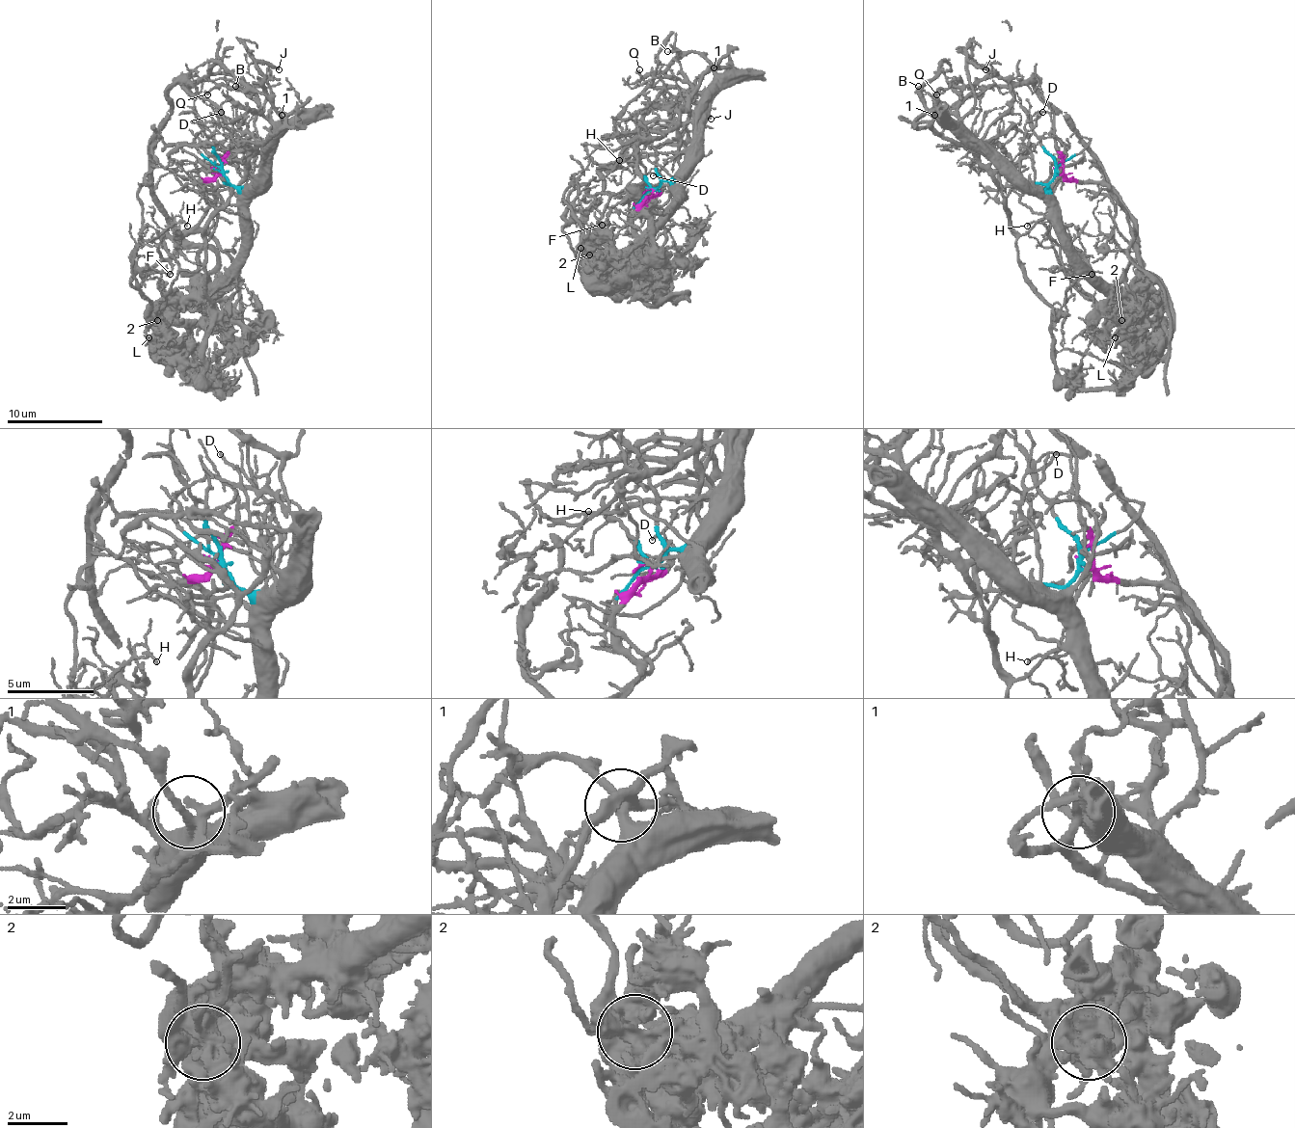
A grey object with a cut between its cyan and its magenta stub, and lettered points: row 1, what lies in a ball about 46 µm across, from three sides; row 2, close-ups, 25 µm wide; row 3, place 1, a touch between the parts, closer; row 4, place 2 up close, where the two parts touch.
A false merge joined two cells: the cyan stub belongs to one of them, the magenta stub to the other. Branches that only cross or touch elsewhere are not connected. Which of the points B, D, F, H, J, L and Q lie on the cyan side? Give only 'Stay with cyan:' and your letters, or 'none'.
Stay with cyan: B, D, J, L, Q

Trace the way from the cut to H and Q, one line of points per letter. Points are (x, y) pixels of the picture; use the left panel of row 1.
H: (218, 171), (202, 180), (213, 190), (213, 204), (137, 287), (132, 282), (132, 252), (175, 224), (187, 226)
Q: (218, 171), (249, 188), (271, 123), (258, 99), (242, 90), (218, 85), (206, 94)

